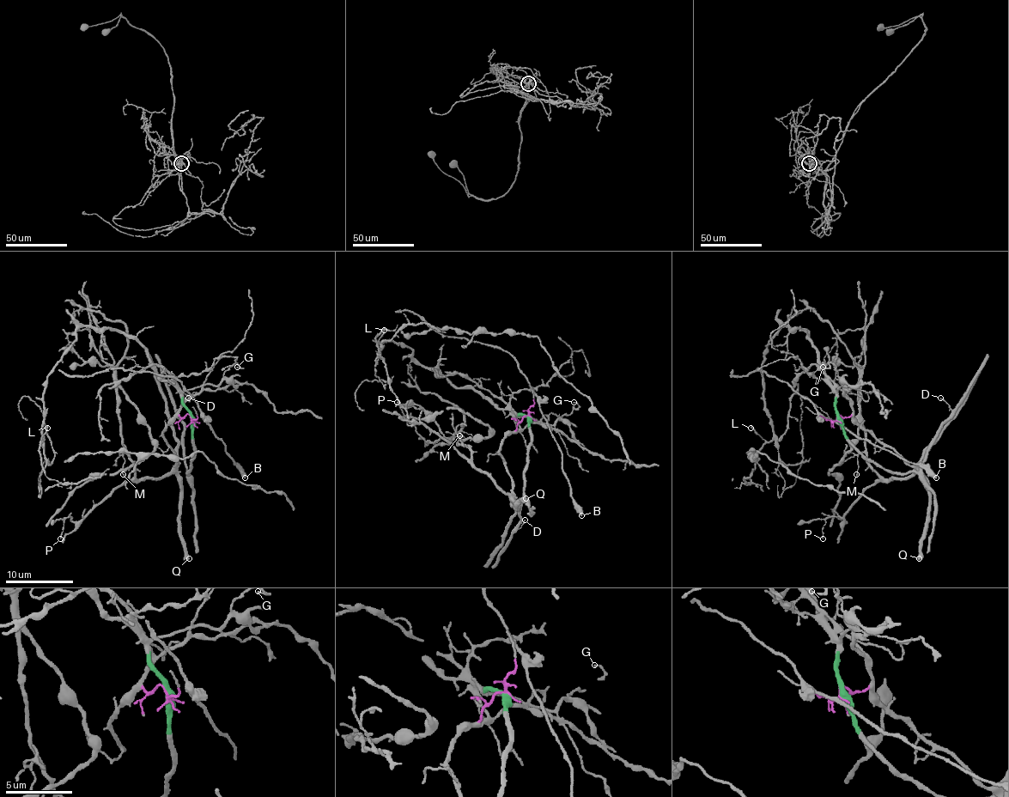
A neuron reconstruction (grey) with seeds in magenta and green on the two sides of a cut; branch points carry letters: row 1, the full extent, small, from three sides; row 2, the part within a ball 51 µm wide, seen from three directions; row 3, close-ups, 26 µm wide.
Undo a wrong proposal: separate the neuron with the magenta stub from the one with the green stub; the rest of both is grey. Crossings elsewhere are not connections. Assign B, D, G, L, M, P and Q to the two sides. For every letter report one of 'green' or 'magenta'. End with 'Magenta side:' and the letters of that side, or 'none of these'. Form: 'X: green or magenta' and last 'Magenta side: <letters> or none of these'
B: magenta
D: green
G: green
L: green
M: magenta
P: magenta
Q: magenta
Magenta side: B, M, P, Q

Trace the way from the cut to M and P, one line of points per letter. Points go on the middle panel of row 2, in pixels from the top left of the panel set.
M: (527, 416), (502, 441), (501, 447), (513, 483), (509, 492), (473, 465), (472, 452), (460, 441), (460, 435)
P: (527, 416), (502, 441), (501, 455), (513, 483), (506, 492), (422, 423), (410, 425), (396, 401)

